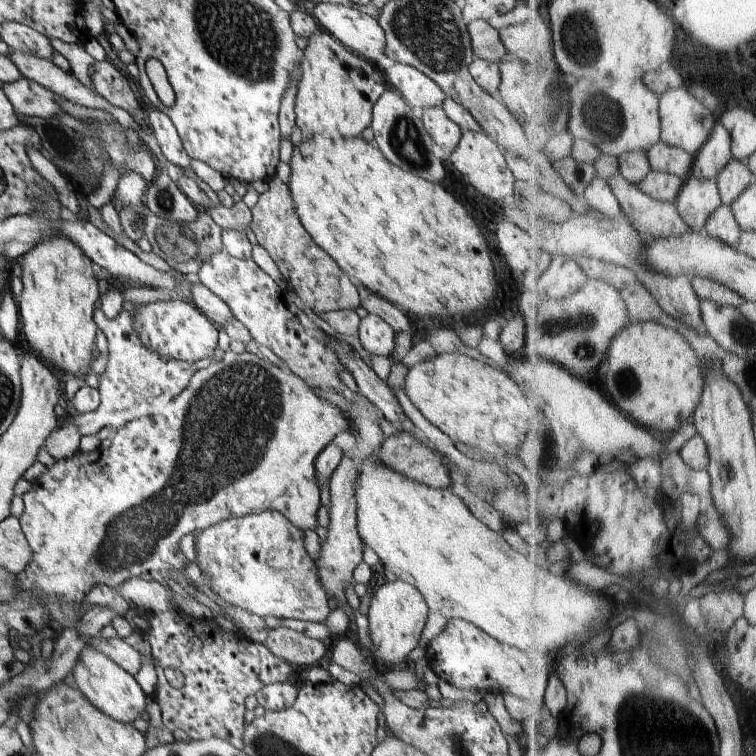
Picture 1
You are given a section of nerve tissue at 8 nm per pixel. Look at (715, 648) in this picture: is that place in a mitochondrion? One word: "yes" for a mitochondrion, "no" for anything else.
no

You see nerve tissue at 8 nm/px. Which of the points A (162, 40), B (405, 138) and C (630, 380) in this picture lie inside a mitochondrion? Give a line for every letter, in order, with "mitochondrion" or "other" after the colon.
A: other
B: mitochondrion
C: mitochondrion

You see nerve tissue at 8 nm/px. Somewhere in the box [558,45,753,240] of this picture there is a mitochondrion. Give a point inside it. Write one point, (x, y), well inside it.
(603, 117)

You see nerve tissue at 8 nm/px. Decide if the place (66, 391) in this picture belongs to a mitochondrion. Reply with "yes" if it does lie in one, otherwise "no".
no

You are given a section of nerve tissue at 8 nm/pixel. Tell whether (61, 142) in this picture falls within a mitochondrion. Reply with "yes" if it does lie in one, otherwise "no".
yes

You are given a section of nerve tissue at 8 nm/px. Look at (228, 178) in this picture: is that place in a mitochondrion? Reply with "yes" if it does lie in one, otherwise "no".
no

